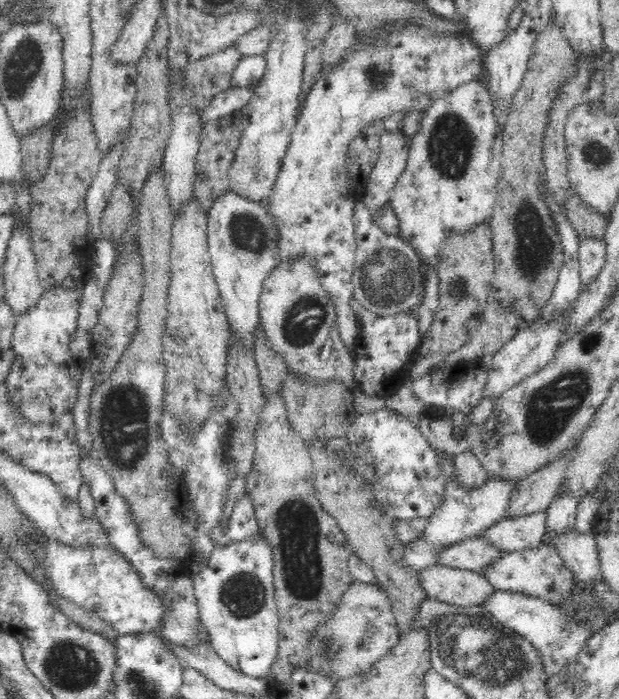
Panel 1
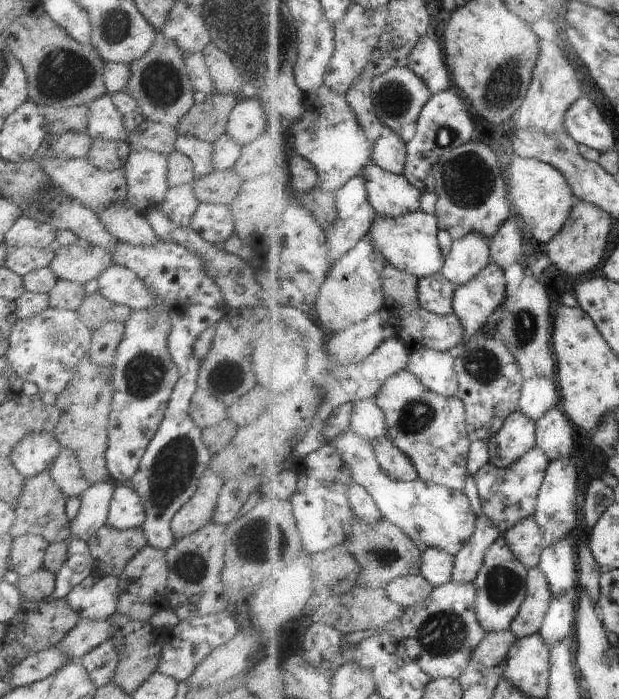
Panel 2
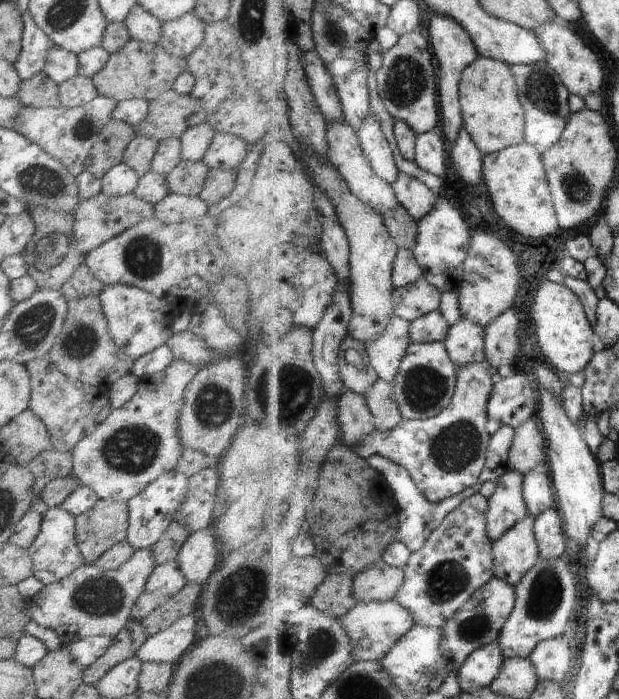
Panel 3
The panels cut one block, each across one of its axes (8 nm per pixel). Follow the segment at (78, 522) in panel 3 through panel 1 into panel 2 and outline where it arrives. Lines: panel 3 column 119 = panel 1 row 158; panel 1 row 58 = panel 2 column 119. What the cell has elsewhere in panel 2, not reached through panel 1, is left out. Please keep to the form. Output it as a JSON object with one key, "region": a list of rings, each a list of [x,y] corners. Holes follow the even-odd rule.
{"region":[[[108,524],[101,526],[94,533],[94,536],[91,536],[86,543],[92,555],[94,572],[110,575],[116,578],[122,574],[126,563],[139,550],[148,546],[145,534],[141,527],[120,530]]]}

